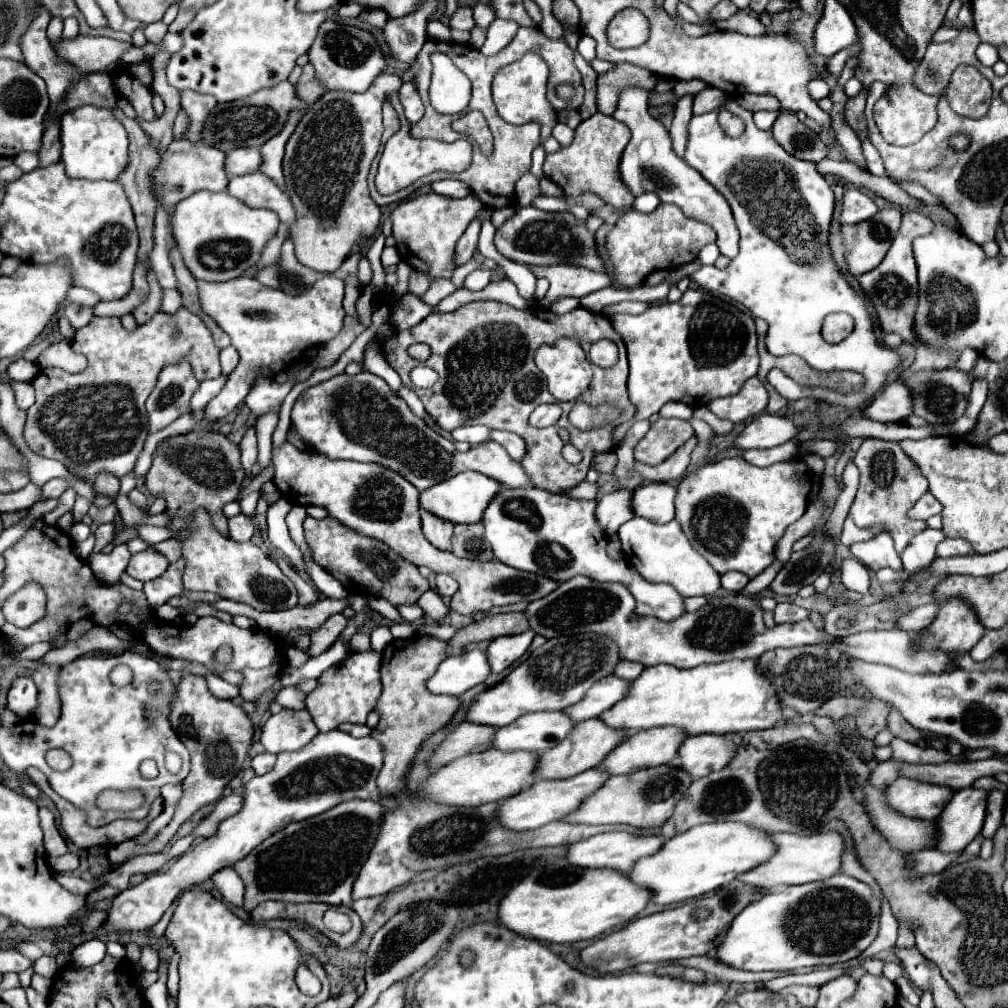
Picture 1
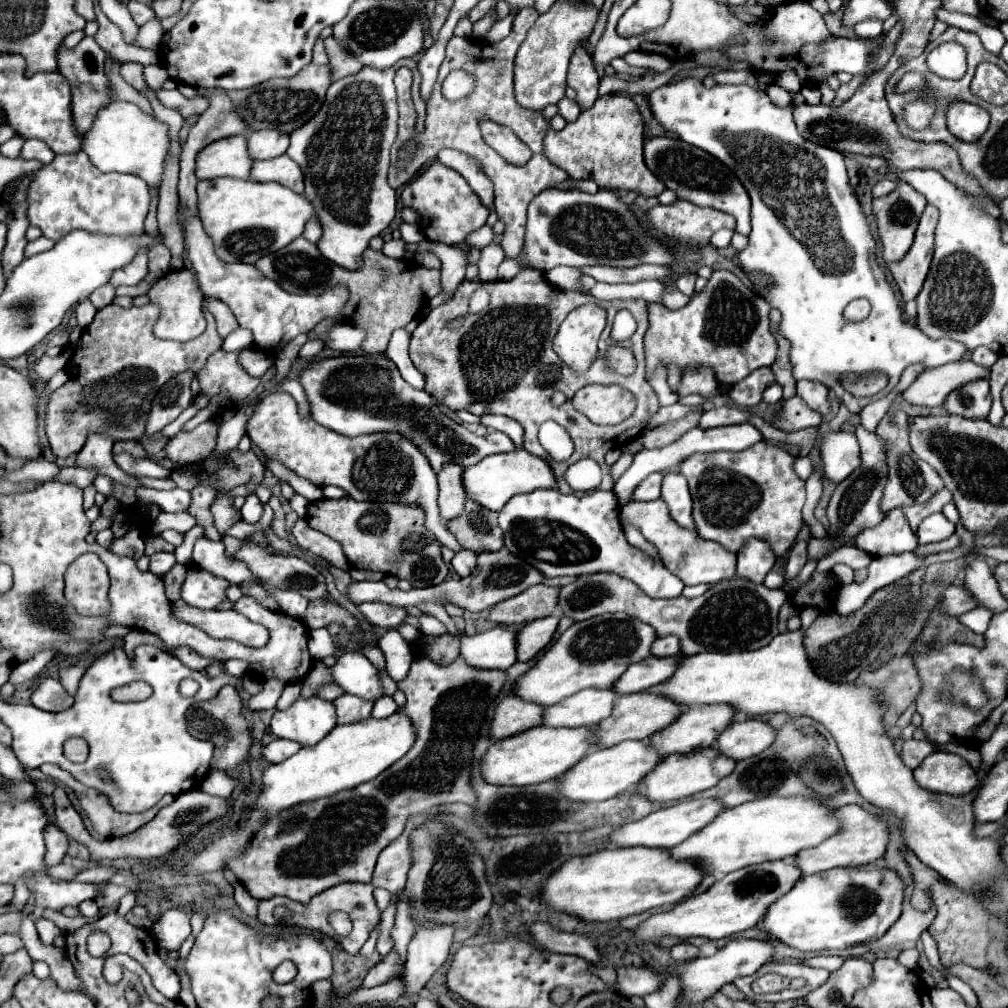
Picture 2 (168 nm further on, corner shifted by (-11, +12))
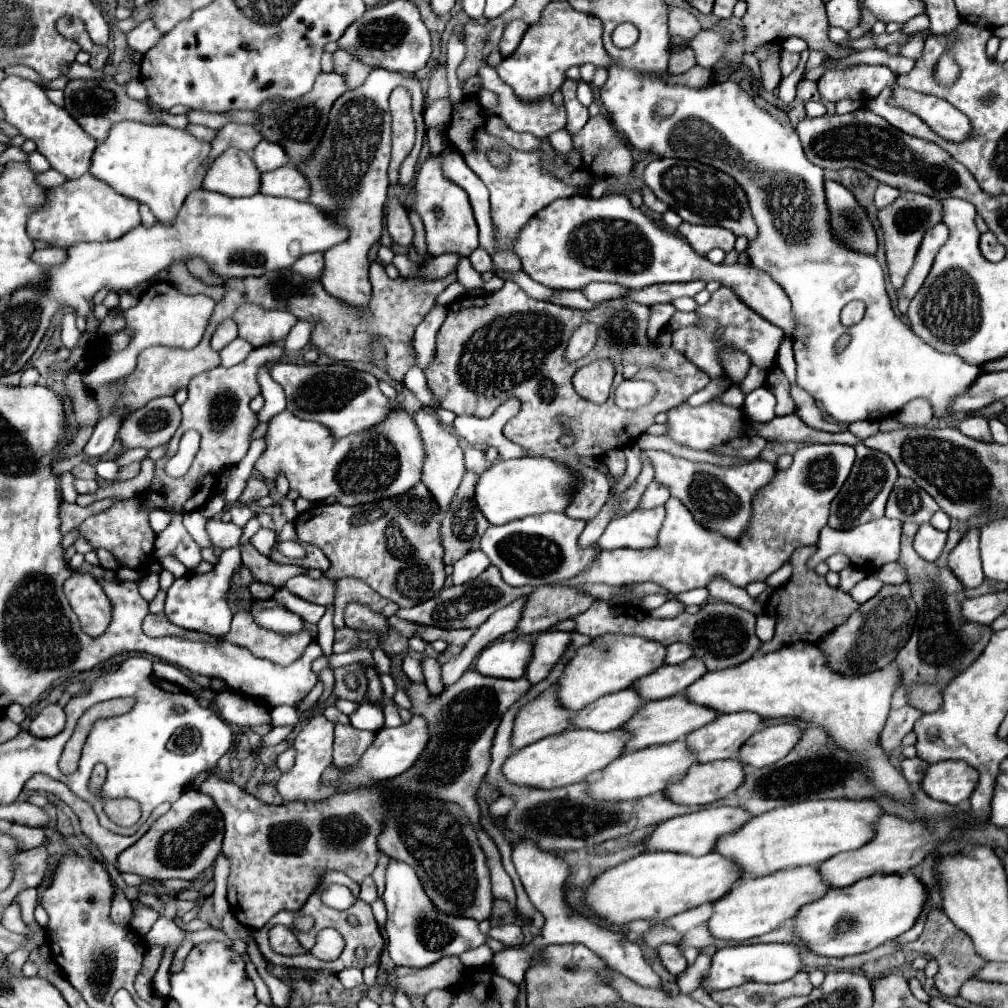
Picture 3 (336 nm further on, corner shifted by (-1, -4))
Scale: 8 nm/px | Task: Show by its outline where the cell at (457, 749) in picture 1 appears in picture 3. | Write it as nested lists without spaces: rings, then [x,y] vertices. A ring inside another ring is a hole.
[[[555,688],[541,692],[533,702],[519,708],[511,732],[511,746],[515,750],[569,728],[569,712],[557,704]]]

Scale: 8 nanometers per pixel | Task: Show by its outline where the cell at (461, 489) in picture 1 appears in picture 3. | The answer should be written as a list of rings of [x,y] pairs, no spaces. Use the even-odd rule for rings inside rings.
[[[515,458],[501,460],[485,470],[475,484],[475,500],[489,524],[499,526],[509,520],[525,518],[531,514],[543,512],[563,512],[575,492],[577,478],[561,468],[555,460],[537,460],[537,458]]]

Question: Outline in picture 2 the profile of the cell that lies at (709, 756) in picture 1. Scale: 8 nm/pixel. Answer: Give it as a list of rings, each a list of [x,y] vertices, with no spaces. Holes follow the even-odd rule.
[[[757,718],[733,722],[727,732],[719,736],[715,748],[733,760],[745,760],[761,754],[775,740],[775,730]]]

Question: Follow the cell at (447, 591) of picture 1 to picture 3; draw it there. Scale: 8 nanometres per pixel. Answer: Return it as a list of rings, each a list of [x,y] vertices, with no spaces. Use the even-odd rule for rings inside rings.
[[[481,550],[469,552],[467,556],[463,556],[453,564],[453,574],[451,574],[453,584],[465,584],[467,580],[477,578],[489,564],[491,564],[489,558]]]

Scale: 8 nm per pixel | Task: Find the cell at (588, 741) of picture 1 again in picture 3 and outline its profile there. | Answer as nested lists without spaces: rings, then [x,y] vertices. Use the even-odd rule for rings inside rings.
[[[683,694],[665,698],[665,700],[647,702],[635,712],[635,716],[631,716],[625,722],[625,726],[621,726],[629,734],[629,742],[627,742],[625,748],[627,750],[641,750],[641,748],[655,746],[655,744],[669,744],[669,742],[675,742],[675,740],[683,740],[689,732],[709,724],[715,716],[717,716],[715,710],[691,704],[691,702],[687,702],[687,698]]]

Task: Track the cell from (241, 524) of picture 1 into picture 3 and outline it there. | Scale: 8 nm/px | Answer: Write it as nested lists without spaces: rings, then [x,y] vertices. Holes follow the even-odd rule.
[[[235,504],[233,508],[229,508],[229,512],[231,512],[231,516],[233,516],[233,524],[237,524],[237,526],[245,526],[247,524],[247,520],[253,516],[253,512],[245,506],[245,504]]]

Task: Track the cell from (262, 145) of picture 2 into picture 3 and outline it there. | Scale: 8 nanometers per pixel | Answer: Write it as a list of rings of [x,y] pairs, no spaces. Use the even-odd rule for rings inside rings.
[[[267,140],[257,144],[257,148],[251,152],[251,158],[253,158],[253,162],[255,162],[255,166],[261,174],[289,164],[289,158],[285,156],[285,150],[277,148],[277,144],[269,144]]]

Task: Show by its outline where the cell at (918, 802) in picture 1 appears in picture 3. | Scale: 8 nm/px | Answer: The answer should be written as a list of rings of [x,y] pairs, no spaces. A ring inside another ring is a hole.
[[[945,760],[945,762],[931,764],[927,768],[921,788],[933,800],[957,806],[971,796],[977,780],[979,780],[977,772],[965,762]]]

